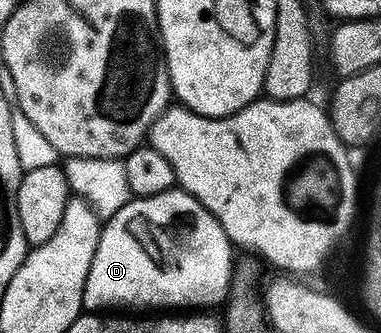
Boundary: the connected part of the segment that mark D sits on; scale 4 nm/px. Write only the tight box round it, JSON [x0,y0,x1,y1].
[82,188,234,310]

